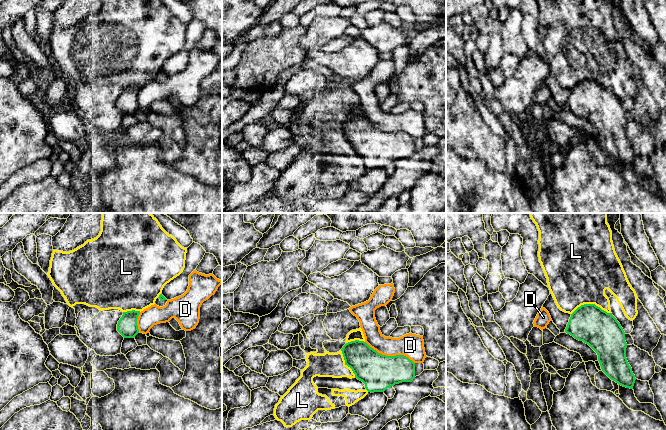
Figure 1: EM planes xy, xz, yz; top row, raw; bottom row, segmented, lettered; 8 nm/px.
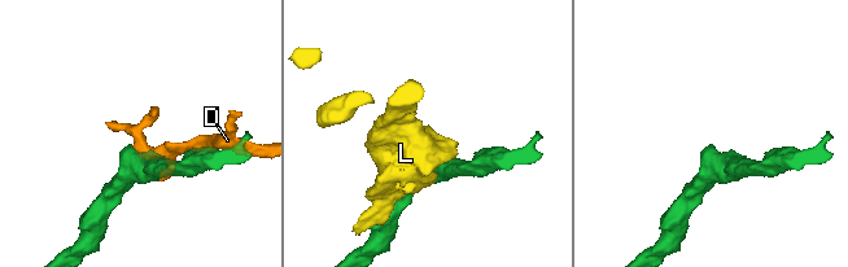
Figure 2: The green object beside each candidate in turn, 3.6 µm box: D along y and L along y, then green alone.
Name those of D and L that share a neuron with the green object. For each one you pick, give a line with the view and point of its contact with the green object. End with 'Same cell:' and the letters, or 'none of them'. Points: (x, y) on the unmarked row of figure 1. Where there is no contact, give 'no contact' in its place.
Same cell: none of them

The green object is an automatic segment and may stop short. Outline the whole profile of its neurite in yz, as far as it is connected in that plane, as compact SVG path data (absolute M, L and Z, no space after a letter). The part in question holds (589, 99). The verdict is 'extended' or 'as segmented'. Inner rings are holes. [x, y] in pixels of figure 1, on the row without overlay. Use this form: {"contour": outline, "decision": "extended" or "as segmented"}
{"contour": "M595 80L581 81L571 90L565 108L588 120L597 129L602 147L611 156L633 165L636 154L626 134L625 108L612 89L607 89Z", "decision": "as segmented"}

